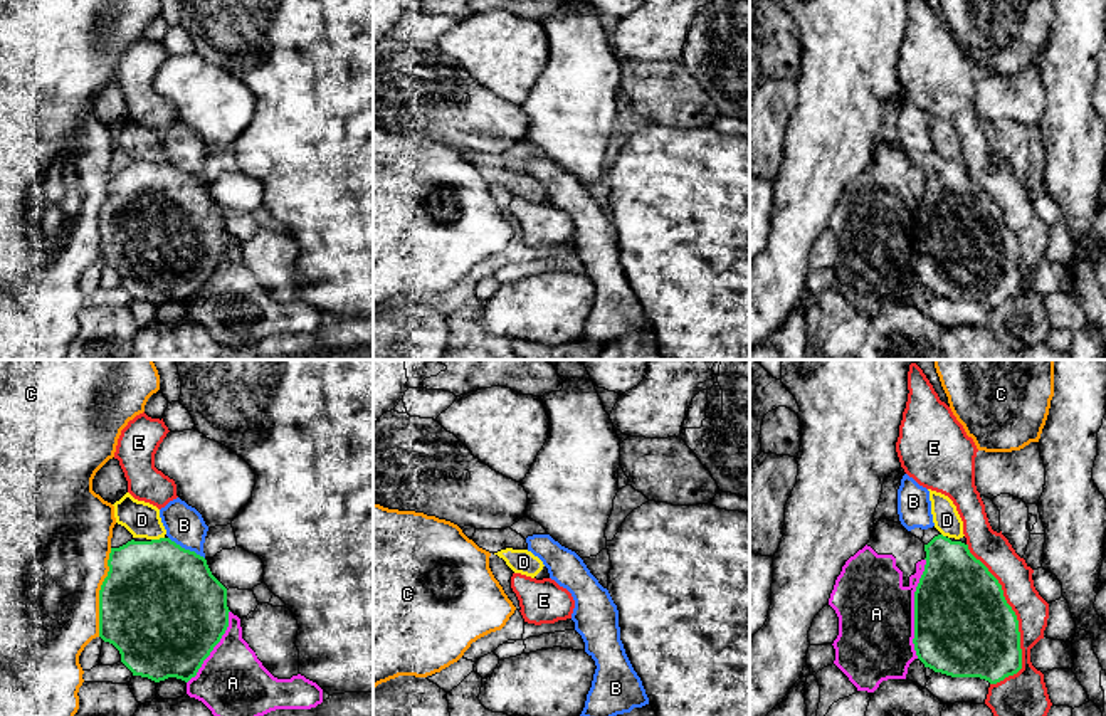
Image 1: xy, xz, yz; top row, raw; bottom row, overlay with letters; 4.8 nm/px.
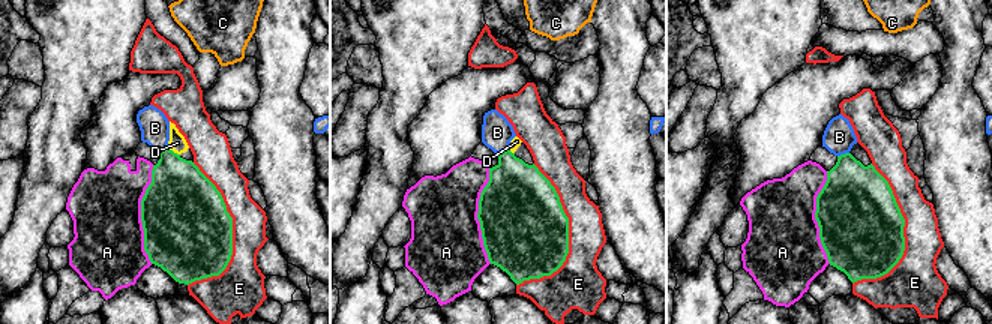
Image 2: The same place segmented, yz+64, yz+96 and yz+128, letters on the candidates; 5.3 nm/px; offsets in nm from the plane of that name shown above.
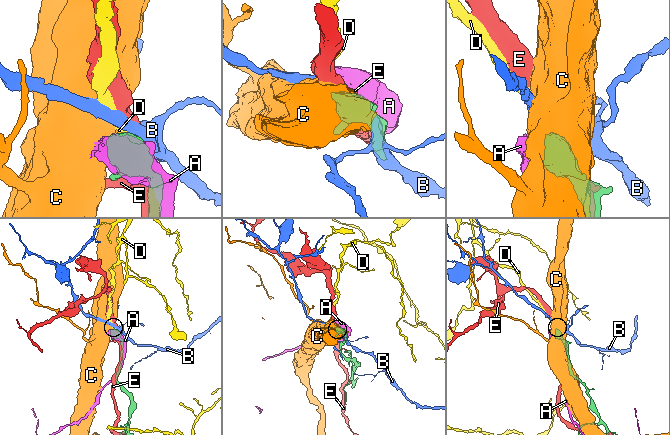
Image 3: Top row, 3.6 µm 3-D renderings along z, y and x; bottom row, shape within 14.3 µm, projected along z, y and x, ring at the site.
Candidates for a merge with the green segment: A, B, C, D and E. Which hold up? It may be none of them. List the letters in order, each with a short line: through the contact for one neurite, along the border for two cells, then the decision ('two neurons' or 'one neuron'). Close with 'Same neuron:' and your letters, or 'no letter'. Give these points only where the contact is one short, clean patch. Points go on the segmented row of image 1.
A: two neurons
B: xy (168, 536), (204, 558) | two neurons
C: two neurons
D: xy (157, 592), (157, 540), (142, 520) | one neuron
E: two neurons
Same neuron: D

